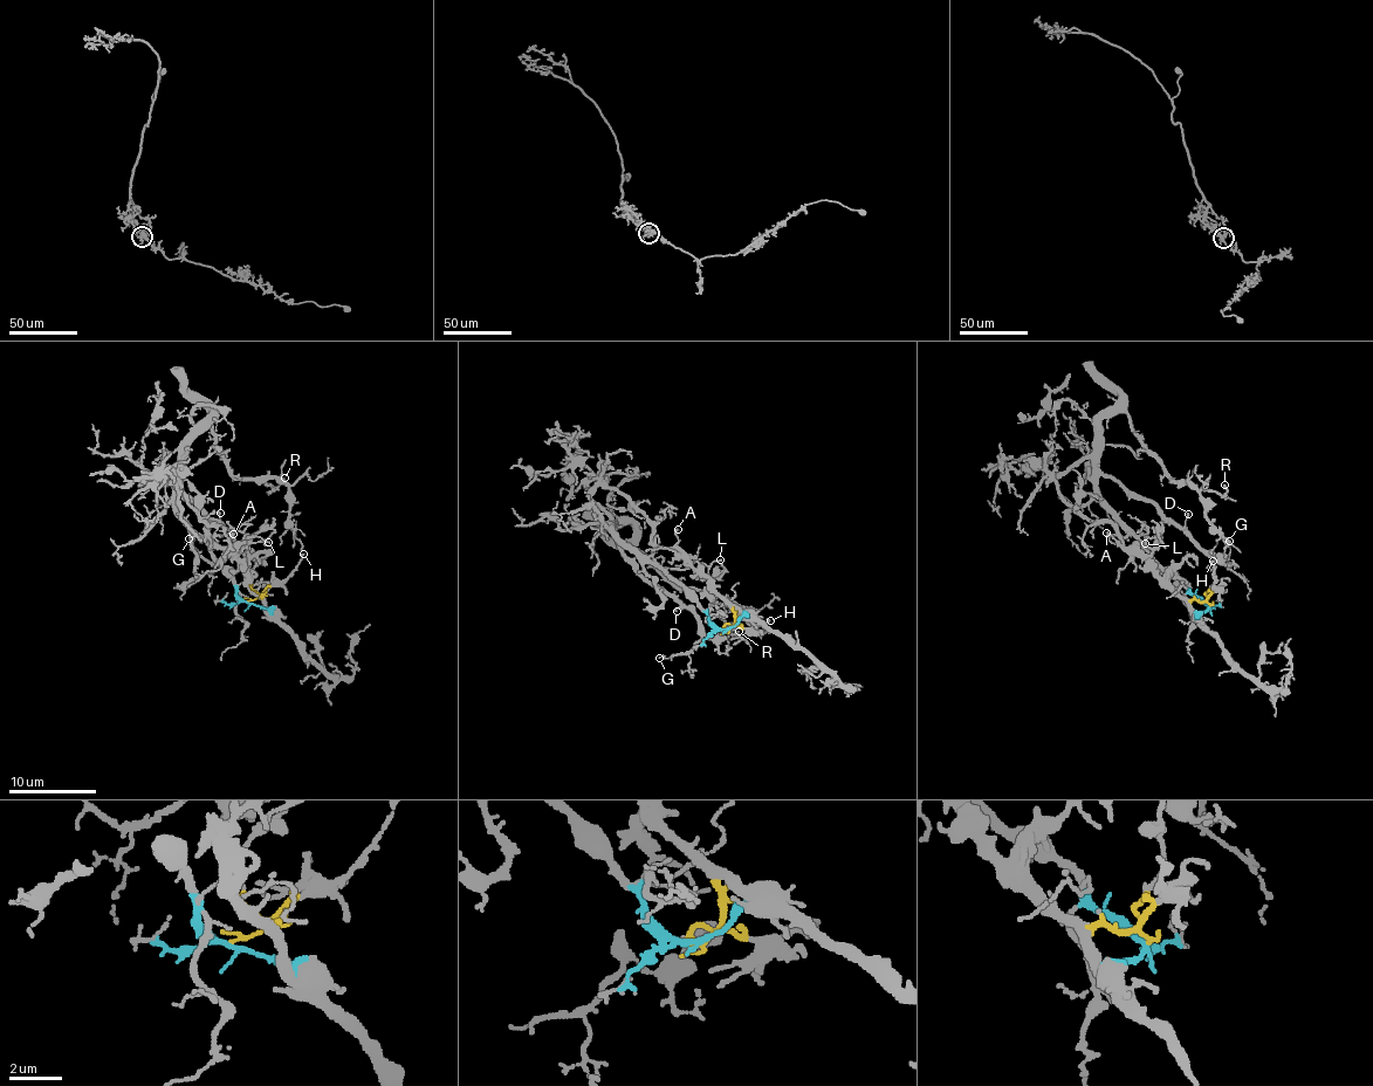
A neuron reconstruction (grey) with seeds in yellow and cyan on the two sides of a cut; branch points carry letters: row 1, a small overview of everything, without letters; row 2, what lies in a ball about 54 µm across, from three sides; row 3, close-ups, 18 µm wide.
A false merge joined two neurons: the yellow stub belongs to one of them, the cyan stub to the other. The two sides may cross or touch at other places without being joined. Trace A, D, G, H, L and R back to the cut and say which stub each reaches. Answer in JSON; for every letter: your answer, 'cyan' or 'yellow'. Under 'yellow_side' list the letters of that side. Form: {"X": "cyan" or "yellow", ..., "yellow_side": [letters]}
{"A": "yellow", "D": "cyan", "G": "cyan", "H": "yellow", "L": "yellow", "R": "cyan", "yellow_side": ["A", "H", "L"]}

